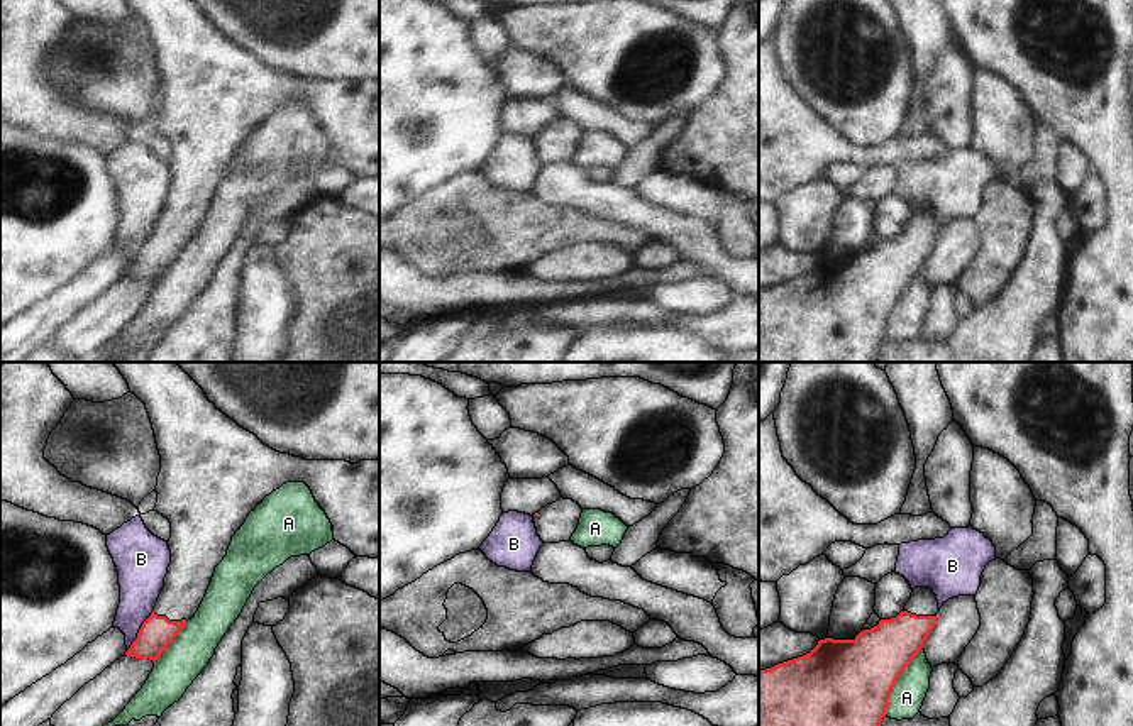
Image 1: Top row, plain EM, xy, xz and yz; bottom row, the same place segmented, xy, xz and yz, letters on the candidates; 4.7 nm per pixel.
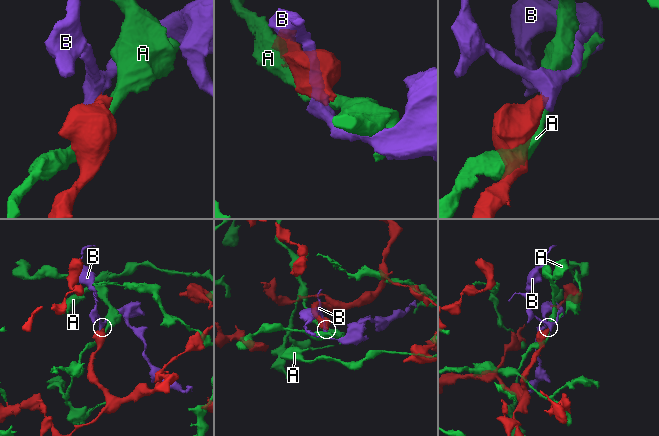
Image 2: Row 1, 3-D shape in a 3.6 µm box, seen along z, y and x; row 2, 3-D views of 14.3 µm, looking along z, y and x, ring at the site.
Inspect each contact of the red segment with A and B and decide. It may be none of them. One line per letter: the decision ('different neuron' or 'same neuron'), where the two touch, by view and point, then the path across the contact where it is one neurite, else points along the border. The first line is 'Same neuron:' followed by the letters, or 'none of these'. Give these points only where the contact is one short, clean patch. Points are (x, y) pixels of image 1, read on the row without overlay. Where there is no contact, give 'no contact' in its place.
Same neuron: none of these
A: different neuron; contact yz (896, 300)
B: different neuron; contact xy (139, 251); border xy (153, 230), (127, 271)

